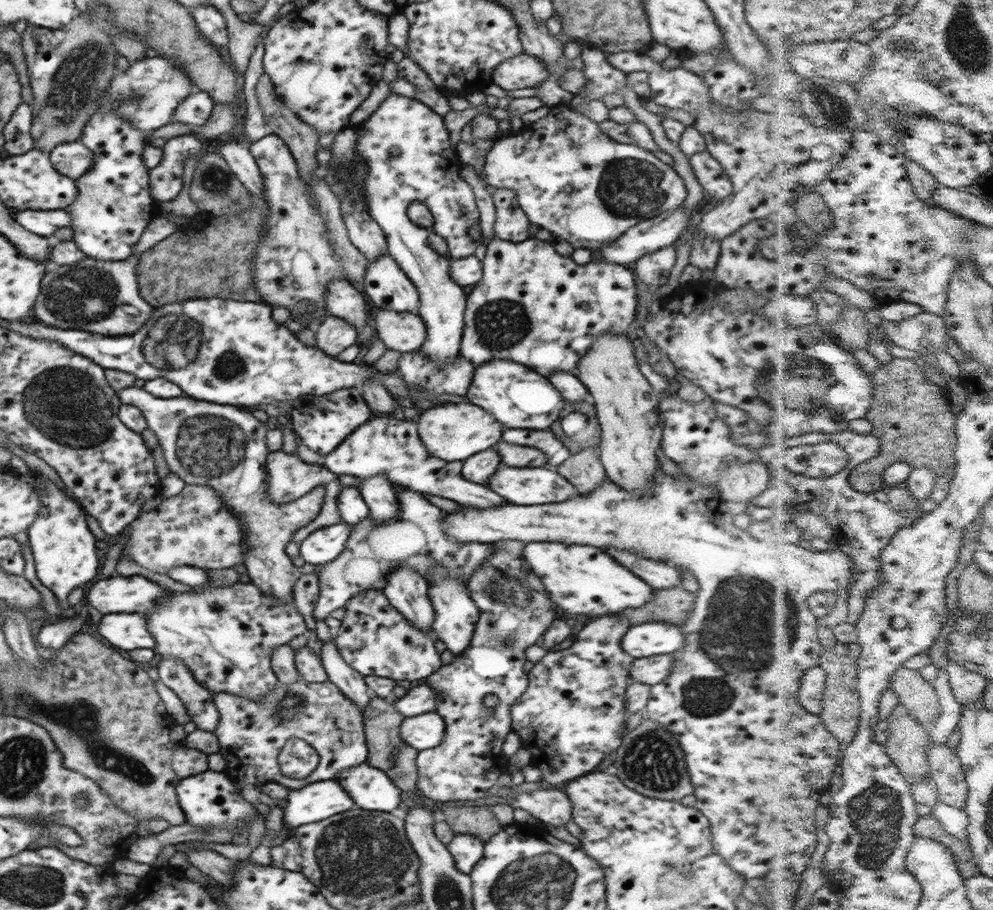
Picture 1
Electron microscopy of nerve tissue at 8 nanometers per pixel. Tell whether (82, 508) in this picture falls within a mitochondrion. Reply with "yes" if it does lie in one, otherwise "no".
no

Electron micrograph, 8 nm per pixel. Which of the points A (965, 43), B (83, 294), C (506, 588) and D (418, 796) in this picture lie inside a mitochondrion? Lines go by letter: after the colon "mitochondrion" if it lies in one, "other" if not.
A: mitochondrion
B: mitochondrion
C: mitochondrion
D: other

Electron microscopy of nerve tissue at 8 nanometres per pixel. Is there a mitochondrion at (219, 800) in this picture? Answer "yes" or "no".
no

